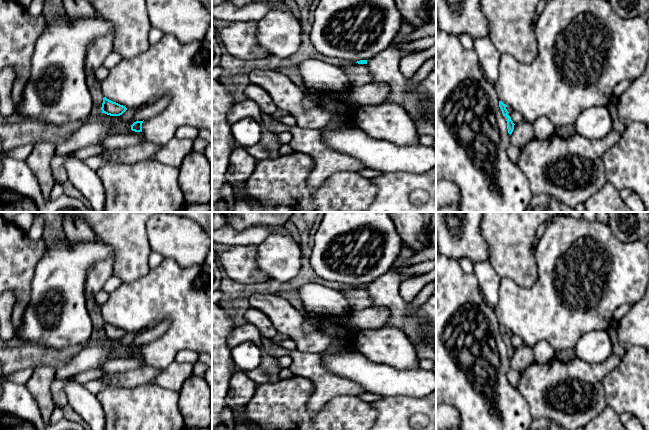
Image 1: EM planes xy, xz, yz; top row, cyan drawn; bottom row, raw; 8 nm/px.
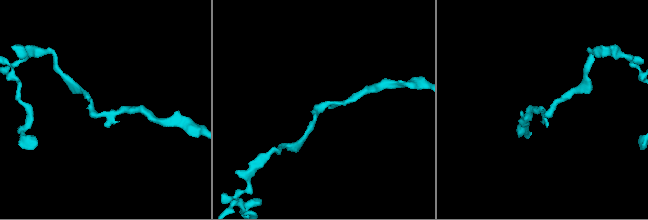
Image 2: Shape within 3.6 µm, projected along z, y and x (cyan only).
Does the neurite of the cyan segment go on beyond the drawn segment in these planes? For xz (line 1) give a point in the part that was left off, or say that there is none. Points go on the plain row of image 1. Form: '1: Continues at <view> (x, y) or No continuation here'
1: No continuation here

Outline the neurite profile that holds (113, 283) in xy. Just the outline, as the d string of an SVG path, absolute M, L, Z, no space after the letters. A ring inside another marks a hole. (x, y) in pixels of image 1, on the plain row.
M112 276L105 284L103 290L106 291L107 293L111 294L114 292L122 282L115 276Z

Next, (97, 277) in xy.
M104 260L96 264L87 273L86 295L94 297L103 290L106 282L113 276L113 260Z

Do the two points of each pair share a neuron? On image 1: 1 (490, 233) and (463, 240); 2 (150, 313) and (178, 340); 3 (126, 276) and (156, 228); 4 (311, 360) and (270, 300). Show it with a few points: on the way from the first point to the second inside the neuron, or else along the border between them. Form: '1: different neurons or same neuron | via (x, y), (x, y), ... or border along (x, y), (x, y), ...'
1: different neurons | border along (480, 222), (481, 235), (490, 257)
2: same neuron | via (162, 312), (169, 312), (178, 321), (178, 328)
3: different neurons | border along (146, 222), (146, 235), (152, 250)
4: different neurons | border along (328, 346), (317, 352), (301, 352), (296, 349)

